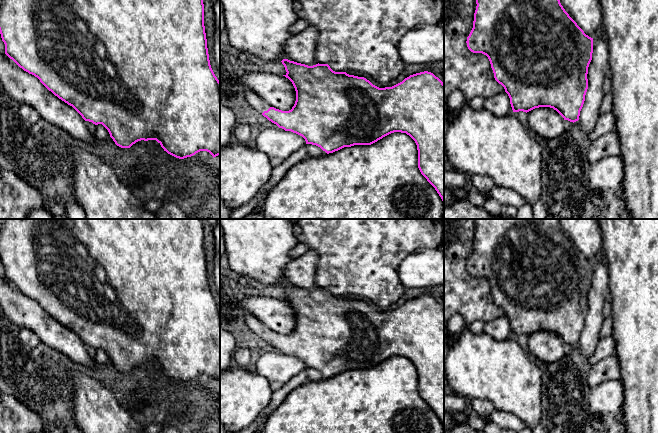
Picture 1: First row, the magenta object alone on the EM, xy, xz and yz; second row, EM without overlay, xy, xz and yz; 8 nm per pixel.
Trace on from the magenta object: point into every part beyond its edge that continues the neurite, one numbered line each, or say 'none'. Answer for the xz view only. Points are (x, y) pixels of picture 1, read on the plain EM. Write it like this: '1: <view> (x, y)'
1: xz (256, 326)

